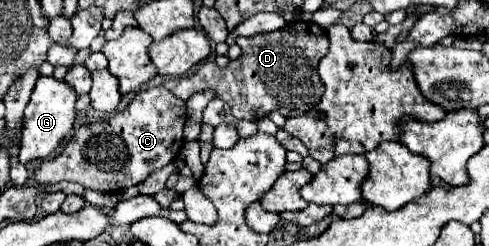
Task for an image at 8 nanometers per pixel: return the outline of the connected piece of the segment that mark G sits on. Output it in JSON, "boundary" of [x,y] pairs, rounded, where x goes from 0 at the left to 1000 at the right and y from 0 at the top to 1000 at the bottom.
{"boundary":[[[90,305],[78,313],[61,419],[53,427],[53,451],[49,451],[49,533],[45,533],[45,589],[41,589],[41,630],[37,630],[41,663],[53,671],[61,654],[90,654],[123,598],[131,557],[151,516],[155,394],[160,394],[155,370],[147,370],[139,337],[119,329],[110,313],[90,313]]]}

